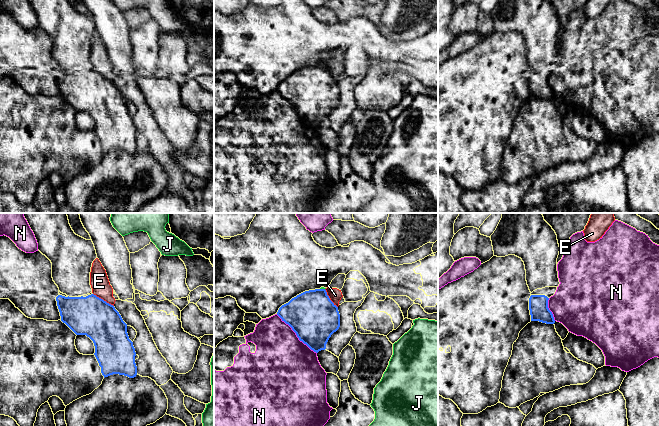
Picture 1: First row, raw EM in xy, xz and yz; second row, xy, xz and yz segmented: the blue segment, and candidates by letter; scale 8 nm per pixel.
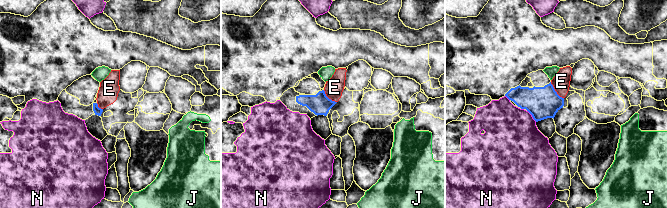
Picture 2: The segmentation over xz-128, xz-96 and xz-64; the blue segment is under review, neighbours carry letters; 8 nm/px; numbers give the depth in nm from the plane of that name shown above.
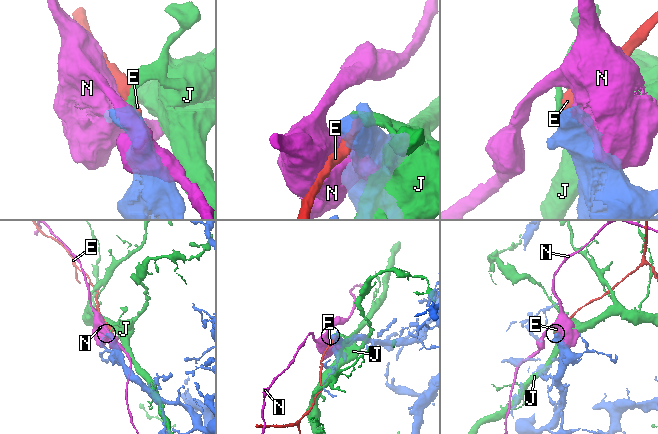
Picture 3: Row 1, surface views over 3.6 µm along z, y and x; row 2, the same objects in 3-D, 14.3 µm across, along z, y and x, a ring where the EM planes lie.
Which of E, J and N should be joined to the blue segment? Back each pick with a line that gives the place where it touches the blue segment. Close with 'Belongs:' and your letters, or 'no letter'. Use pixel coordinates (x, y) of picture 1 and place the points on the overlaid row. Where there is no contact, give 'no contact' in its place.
Belongs: no letter

